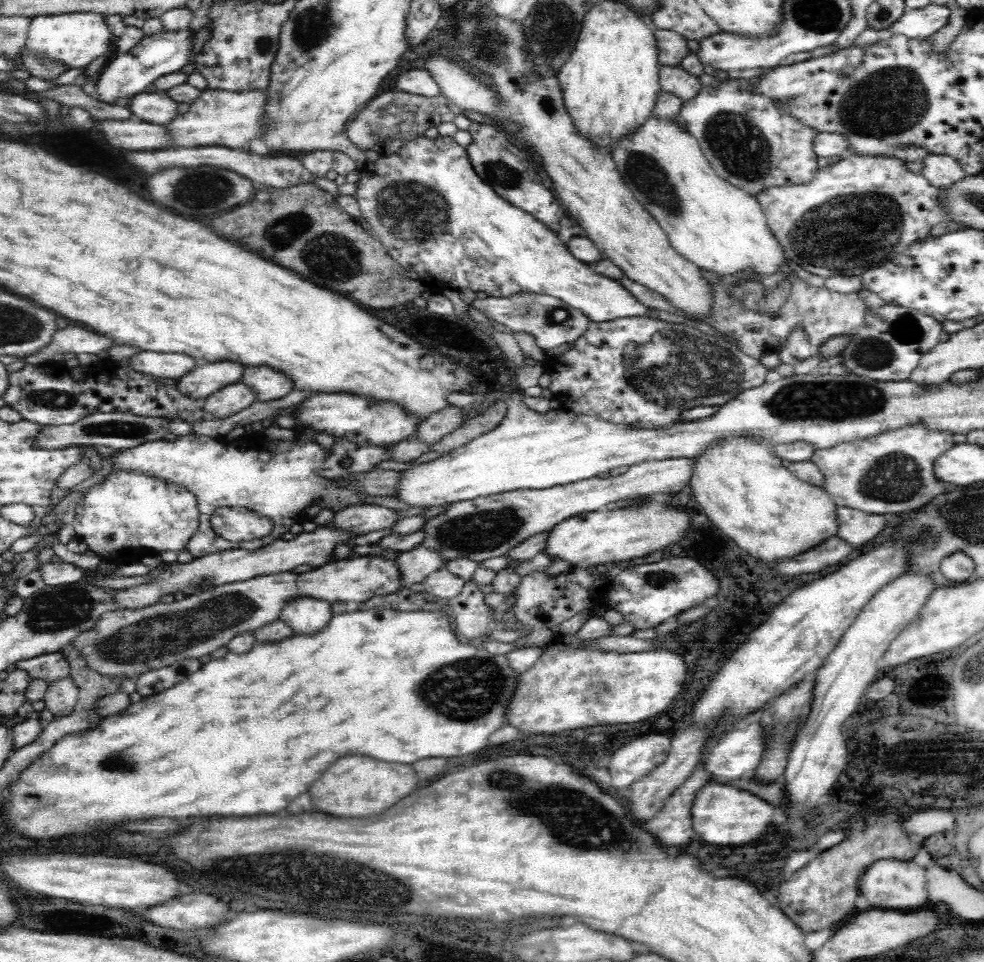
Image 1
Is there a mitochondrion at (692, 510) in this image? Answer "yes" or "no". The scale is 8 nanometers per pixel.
no

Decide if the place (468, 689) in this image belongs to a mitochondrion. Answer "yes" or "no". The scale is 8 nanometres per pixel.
yes

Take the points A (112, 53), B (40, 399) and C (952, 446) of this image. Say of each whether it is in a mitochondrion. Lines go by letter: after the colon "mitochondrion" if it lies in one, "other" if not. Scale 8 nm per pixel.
A: other
B: mitochondrion
C: other

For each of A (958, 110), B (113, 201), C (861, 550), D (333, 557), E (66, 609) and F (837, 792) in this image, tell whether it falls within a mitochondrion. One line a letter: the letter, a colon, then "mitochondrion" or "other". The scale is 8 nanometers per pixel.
A: other
B: other
C: other
D: other
E: mitochondrion
F: other

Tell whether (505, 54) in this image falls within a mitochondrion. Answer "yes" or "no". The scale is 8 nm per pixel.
yes

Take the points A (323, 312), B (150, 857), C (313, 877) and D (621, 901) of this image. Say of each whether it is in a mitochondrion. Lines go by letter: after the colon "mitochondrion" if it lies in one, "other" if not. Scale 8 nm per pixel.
A: other
B: other
C: mitochondrion
D: other

